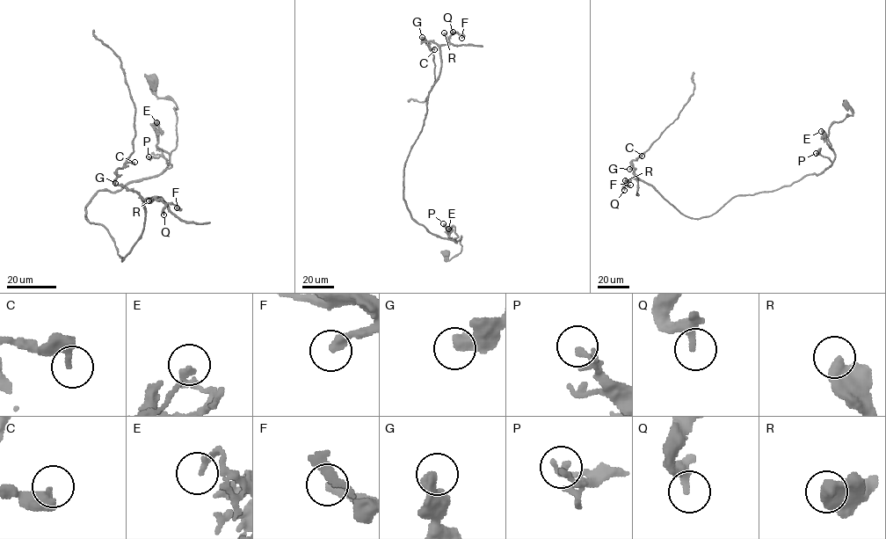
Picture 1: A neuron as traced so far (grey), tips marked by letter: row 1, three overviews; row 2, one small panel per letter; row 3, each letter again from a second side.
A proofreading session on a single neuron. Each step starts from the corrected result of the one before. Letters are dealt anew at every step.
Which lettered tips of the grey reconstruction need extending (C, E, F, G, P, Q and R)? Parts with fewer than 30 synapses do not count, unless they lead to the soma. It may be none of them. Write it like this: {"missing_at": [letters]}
{"missing_at": []}

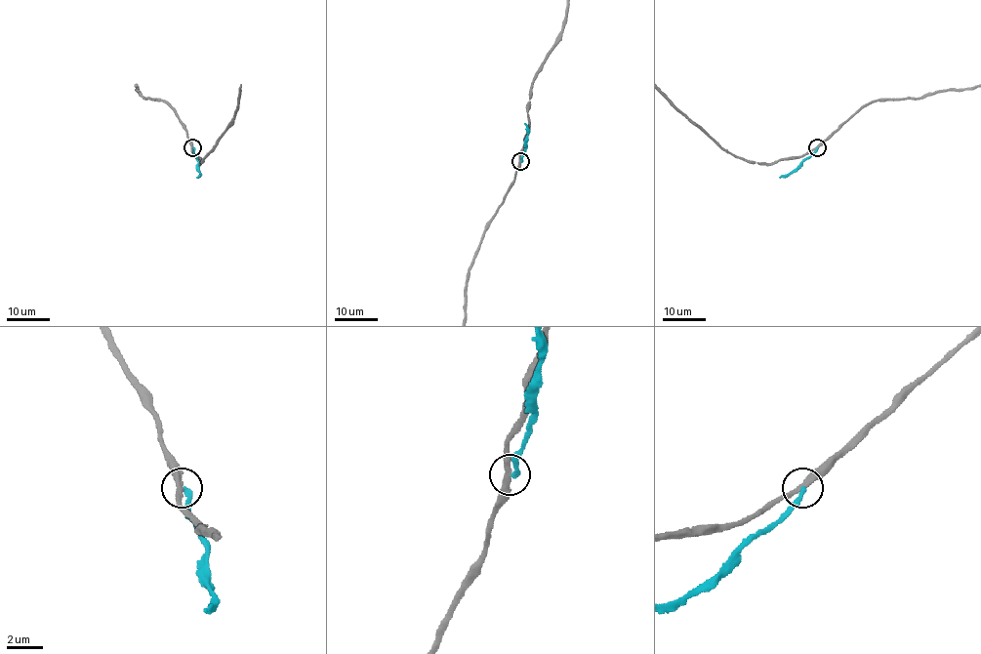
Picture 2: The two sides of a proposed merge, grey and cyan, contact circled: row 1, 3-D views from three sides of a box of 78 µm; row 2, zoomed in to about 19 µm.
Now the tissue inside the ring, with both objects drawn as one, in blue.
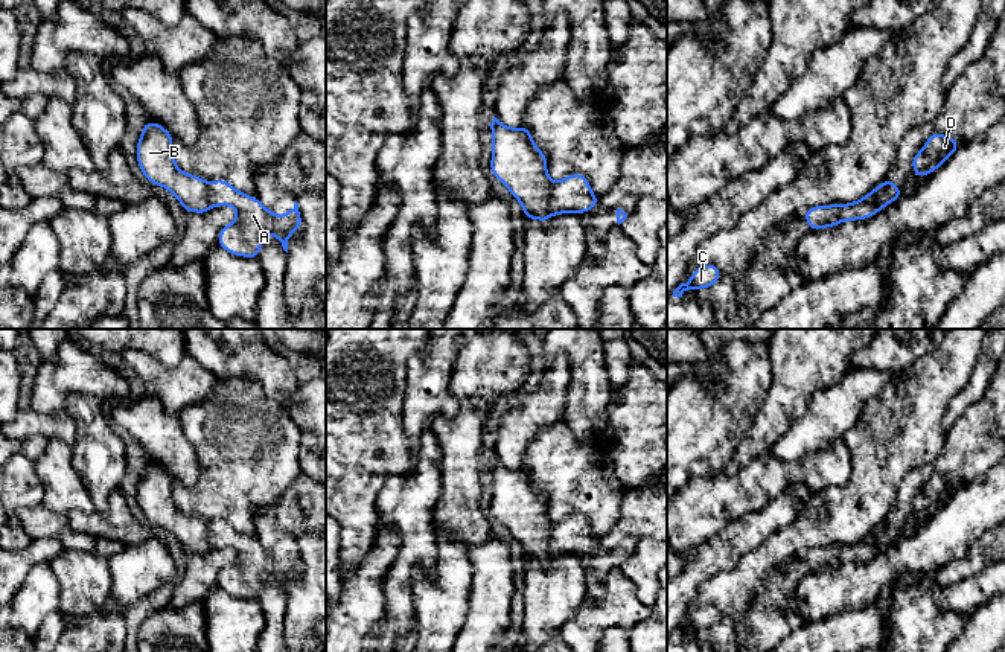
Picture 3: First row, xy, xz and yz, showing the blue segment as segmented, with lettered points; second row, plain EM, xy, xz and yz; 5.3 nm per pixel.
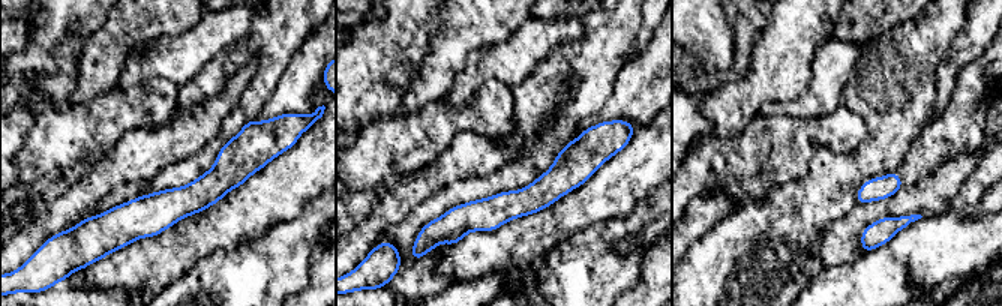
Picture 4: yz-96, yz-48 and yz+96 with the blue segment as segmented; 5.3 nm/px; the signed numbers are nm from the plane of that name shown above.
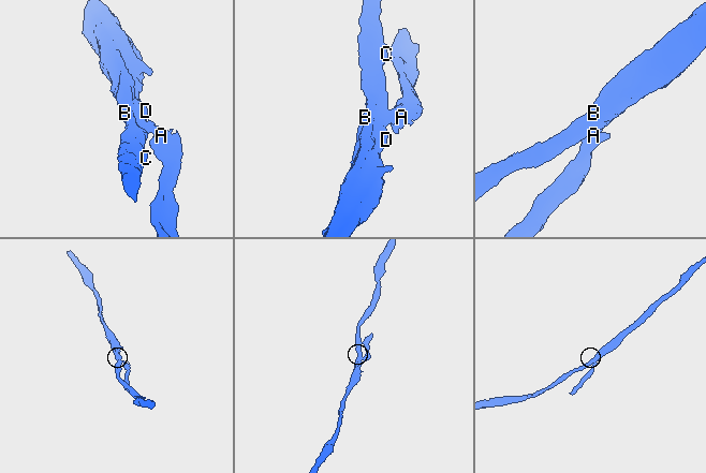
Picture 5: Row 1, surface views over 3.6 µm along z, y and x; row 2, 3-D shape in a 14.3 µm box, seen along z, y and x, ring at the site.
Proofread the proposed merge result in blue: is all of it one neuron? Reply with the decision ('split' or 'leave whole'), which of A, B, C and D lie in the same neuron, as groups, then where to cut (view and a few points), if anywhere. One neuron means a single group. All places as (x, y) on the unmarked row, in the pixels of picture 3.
split | A / B C D | xz (555, 524), (550, 533), (548, 556)

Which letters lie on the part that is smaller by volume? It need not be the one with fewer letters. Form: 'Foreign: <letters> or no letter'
Foreign: A

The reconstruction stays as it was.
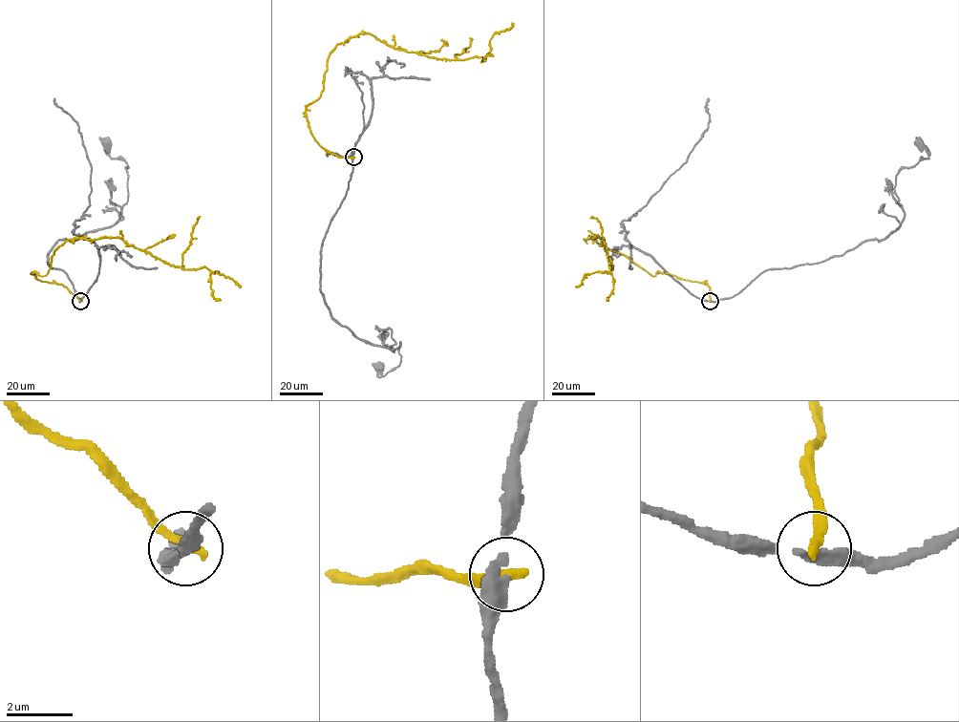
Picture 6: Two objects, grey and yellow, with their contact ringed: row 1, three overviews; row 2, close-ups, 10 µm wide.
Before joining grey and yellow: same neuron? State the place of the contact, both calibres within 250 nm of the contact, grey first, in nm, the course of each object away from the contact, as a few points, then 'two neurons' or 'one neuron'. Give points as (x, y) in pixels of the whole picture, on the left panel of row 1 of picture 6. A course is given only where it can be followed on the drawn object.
place (80, 301); calibres 460 and 320 nm; course grey (80, 301), (47, 255), (59, 240), (112, 226), (120, 215), (128, 164), (109, 156), (107, 142); course yellow (80, 301), (32, 273), (45, 276), (53, 252), (71, 239), (120, 237), (171, 265), (206, 267), (240, 286); two neurons

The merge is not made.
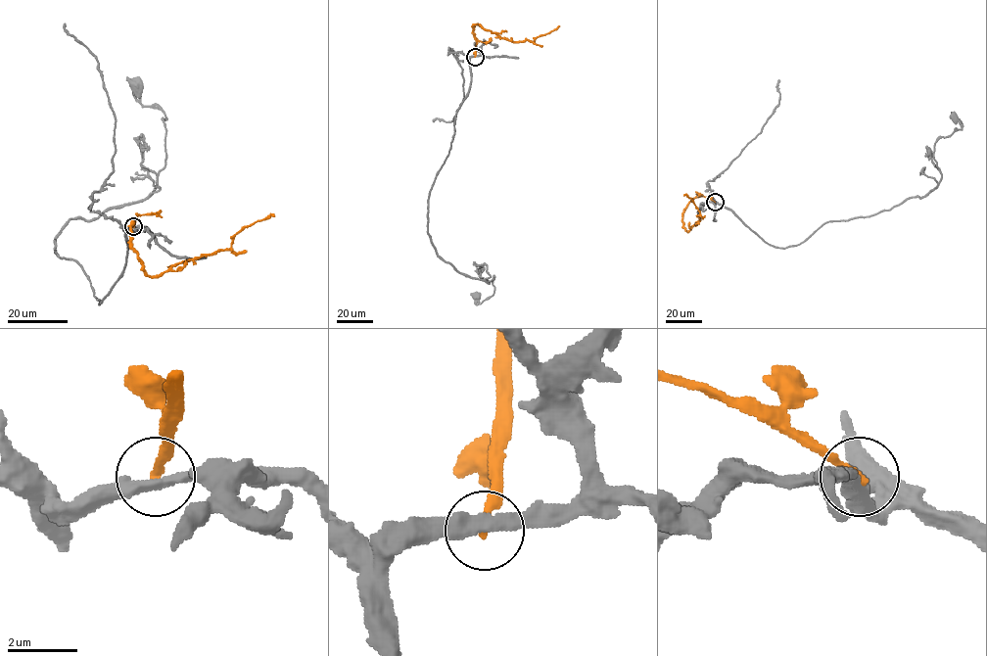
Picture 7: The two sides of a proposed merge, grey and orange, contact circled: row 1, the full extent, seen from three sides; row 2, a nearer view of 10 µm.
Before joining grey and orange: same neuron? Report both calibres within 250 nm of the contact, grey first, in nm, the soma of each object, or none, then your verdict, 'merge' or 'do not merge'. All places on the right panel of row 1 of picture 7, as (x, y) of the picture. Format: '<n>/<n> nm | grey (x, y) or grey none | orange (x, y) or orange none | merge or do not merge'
360/240 nm | grey (954, 117) | orange none | do not merge

